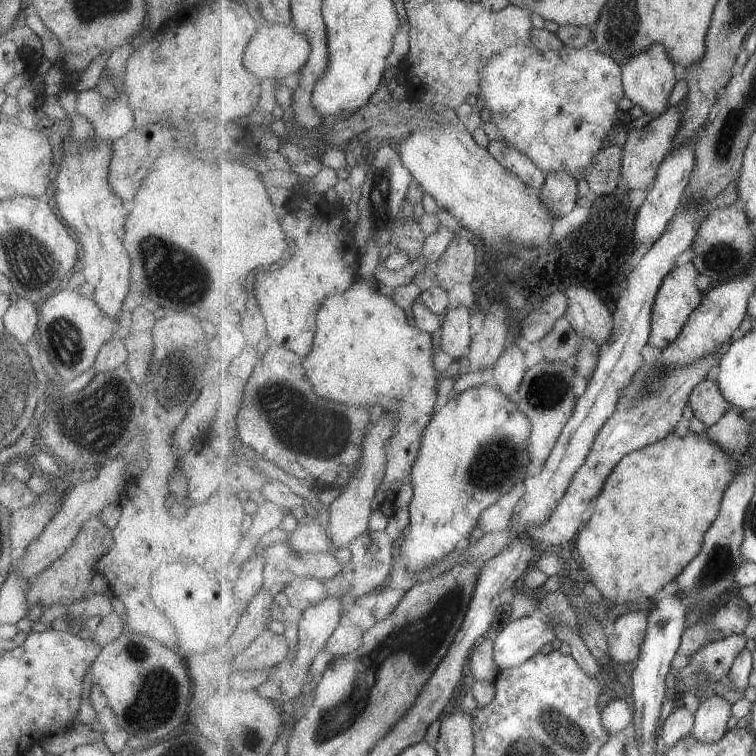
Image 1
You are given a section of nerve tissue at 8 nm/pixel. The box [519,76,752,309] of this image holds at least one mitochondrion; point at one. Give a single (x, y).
(721, 260)

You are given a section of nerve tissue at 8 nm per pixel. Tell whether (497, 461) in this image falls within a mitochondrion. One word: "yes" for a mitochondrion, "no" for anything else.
yes

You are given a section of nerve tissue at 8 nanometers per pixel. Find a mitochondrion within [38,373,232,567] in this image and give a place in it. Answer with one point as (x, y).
(106, 400)

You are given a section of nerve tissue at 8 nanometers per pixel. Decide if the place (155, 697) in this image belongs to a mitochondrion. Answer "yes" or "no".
yes

